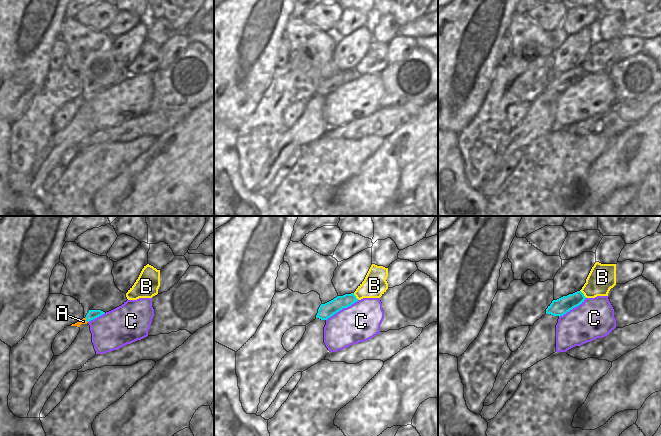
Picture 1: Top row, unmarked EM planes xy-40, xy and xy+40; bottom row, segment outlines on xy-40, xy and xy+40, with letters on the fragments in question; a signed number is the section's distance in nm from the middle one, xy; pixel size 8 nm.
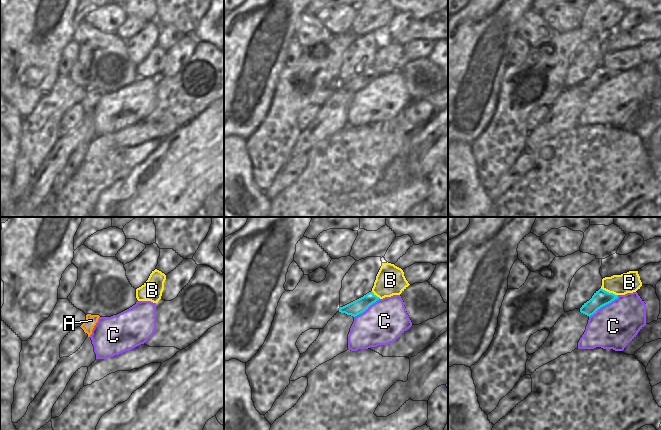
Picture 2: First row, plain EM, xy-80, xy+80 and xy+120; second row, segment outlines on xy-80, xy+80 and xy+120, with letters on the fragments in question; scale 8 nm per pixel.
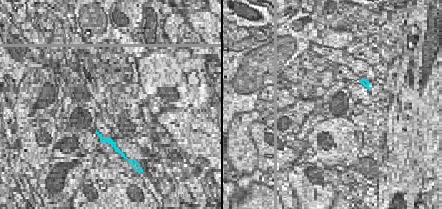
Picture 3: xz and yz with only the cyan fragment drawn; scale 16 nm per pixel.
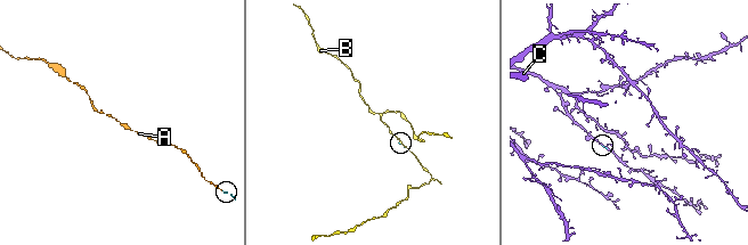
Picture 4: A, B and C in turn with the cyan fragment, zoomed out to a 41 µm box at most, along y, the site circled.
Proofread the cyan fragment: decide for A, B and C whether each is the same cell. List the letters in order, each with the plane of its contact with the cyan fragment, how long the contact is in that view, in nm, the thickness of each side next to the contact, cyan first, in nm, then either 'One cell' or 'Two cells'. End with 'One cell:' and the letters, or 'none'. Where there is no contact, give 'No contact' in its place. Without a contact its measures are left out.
A: Touches cyan in xy-40. Shared border 50 nm. Thickness 80 nm (cyan) against 50 nm. One cell
B: Touches cyan in xy+40. Shared border 80 nm. Thickness 140 nm (cyan) against 220 nm. Two cells
C: Touches cyan in xy. Shared border 300 nm. Thickness 120 nm (cyan) against 320 nm. Two cells
One cell: A

